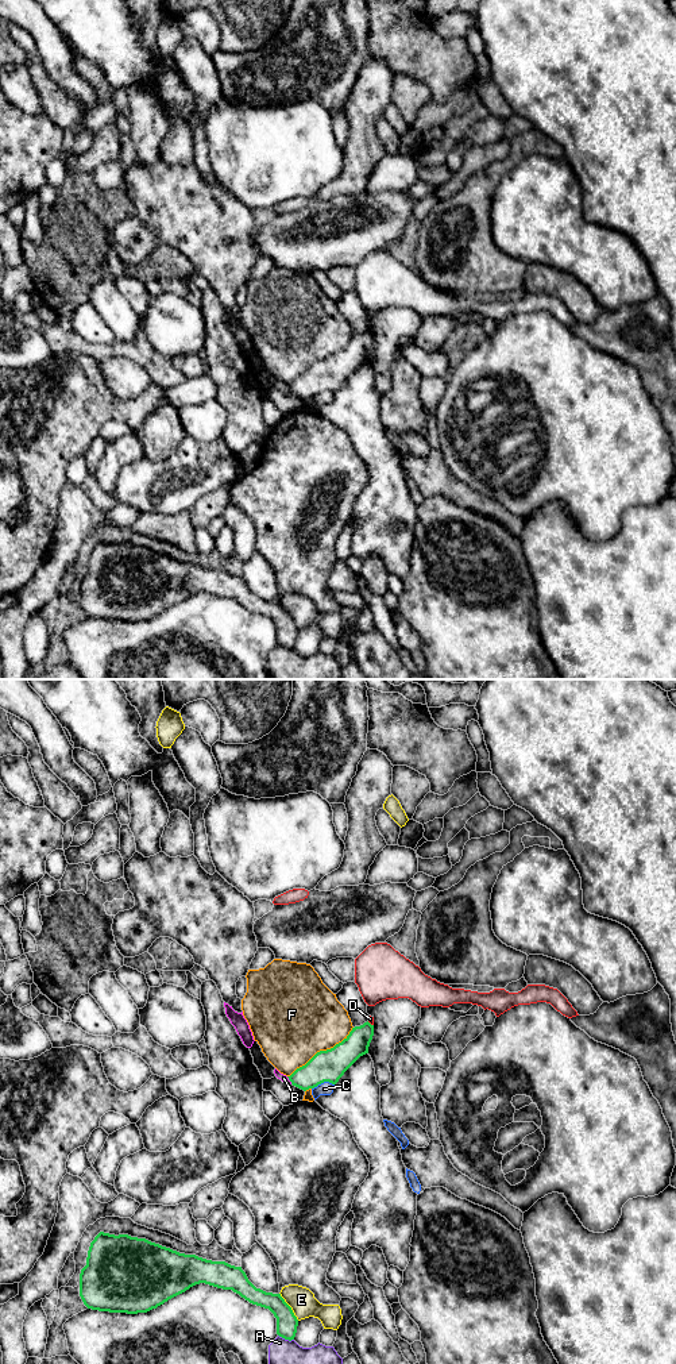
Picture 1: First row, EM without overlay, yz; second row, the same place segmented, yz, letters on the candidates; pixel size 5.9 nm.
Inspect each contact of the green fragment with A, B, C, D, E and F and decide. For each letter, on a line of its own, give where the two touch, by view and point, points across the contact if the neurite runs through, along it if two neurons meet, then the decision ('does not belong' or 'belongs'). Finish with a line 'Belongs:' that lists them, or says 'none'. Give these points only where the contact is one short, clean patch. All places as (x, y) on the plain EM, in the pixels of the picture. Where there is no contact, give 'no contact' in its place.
A: meets green in yz at (286, 647); does not belong
B: meets green in yz at (289, 388); border along yz (286, 385), (292, 392); does not belong
C: meets green in yz at (323, 390); does not belong
D: meets green in yz at (369, 331); border along yz (367, 330), (373, 334); does not belong
E: meets green in yz at (289, 615); does not belong
F: meets green in yz at (321, 359); does not belong
Belongs: none

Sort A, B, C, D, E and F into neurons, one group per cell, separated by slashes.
A / B C / D / E / F

